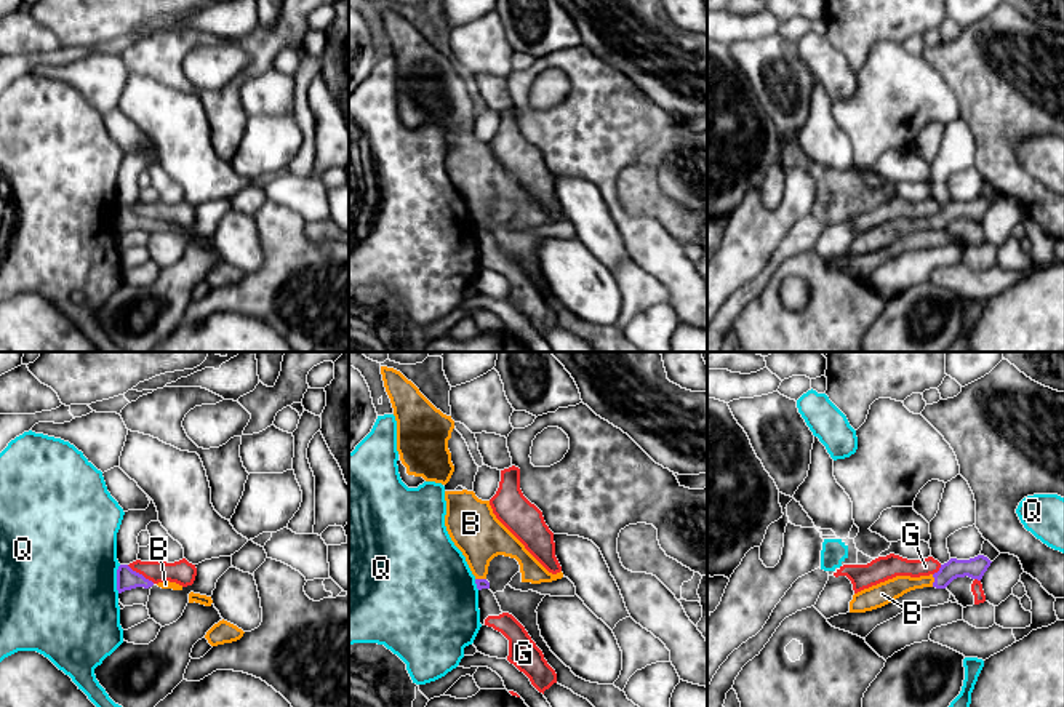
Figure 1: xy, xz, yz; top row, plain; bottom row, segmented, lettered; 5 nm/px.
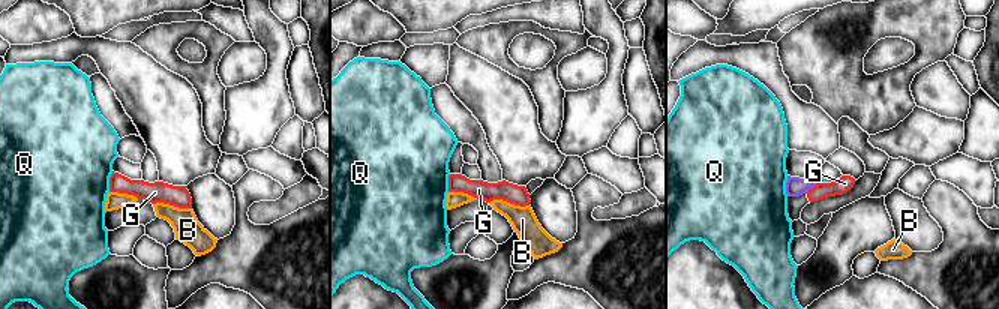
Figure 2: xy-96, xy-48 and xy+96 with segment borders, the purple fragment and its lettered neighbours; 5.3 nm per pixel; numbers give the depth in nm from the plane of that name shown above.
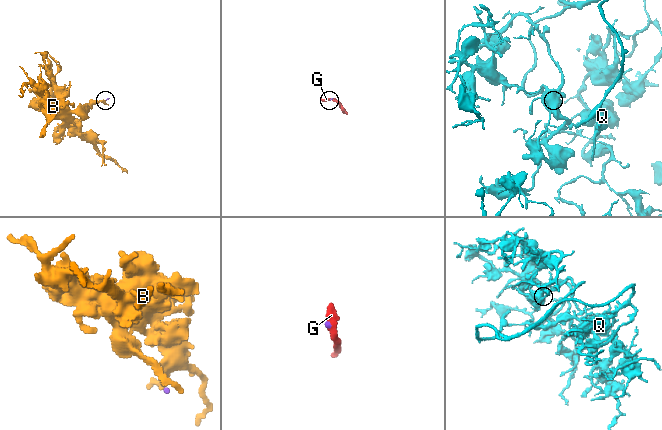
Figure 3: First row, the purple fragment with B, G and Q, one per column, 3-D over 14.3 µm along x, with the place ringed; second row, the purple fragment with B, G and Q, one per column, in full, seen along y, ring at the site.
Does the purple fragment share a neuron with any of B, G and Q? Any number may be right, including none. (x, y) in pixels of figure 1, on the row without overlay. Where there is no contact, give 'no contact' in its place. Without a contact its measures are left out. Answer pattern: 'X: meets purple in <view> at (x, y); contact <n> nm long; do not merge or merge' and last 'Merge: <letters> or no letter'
B: meets purple in yz at (935, 223); contact 60 nm long; merge
G: meets purple in xy at (141, 216); contact 170 nm long; do not merge
Q: meets purple in xy at (117, 221); contact 140 nm long; do not merge
Merge: B

